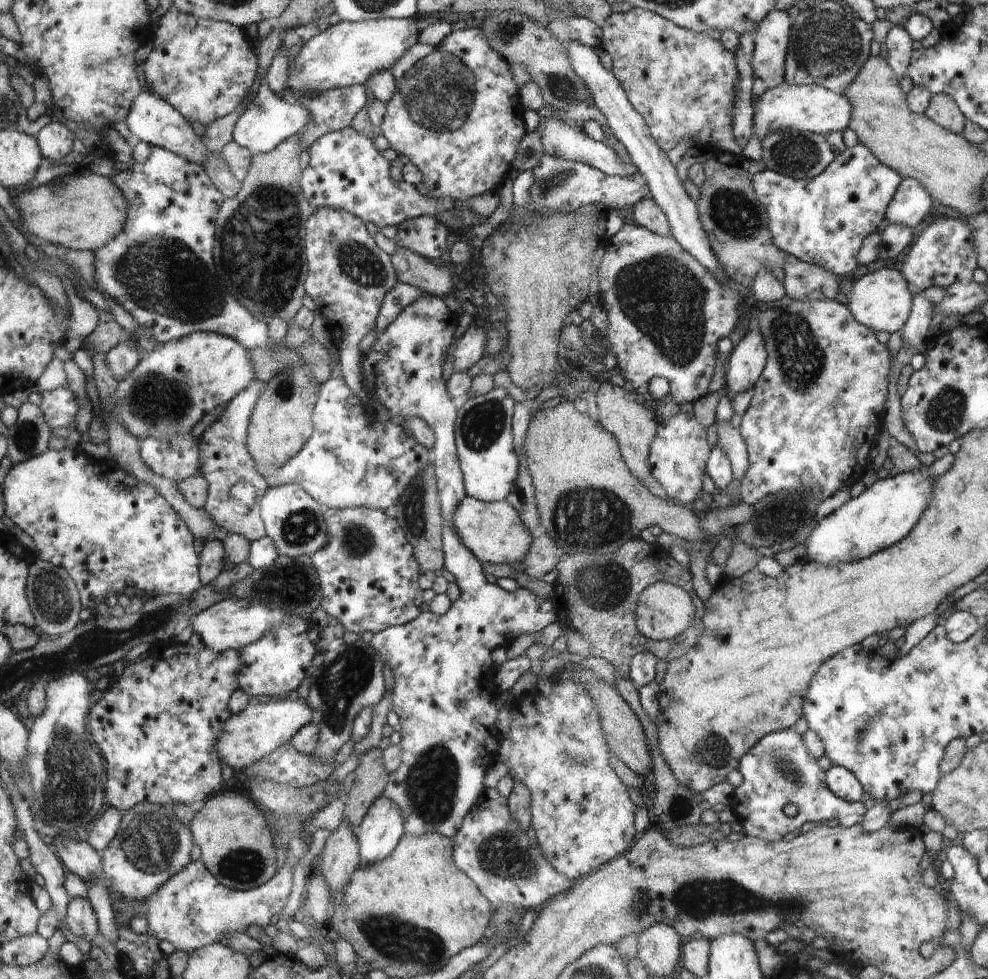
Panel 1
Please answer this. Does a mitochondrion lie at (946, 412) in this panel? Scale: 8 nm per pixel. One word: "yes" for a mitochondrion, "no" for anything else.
yes

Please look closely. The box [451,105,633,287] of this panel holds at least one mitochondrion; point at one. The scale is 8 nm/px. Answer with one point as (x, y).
(552, 183)

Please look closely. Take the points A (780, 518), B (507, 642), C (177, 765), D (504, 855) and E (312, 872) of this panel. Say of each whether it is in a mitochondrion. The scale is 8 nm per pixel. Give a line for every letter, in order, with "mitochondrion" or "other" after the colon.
A: mitochondrion
B: other
C: other
D: mitochondrion
E: other

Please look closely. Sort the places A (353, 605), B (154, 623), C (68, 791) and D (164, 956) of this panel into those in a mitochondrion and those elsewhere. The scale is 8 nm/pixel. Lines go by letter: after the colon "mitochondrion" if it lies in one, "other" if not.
A: other
B: mitochondrion
C: mitochondrion
D: other

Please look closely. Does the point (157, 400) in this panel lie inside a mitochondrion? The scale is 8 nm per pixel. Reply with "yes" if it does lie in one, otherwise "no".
yes

